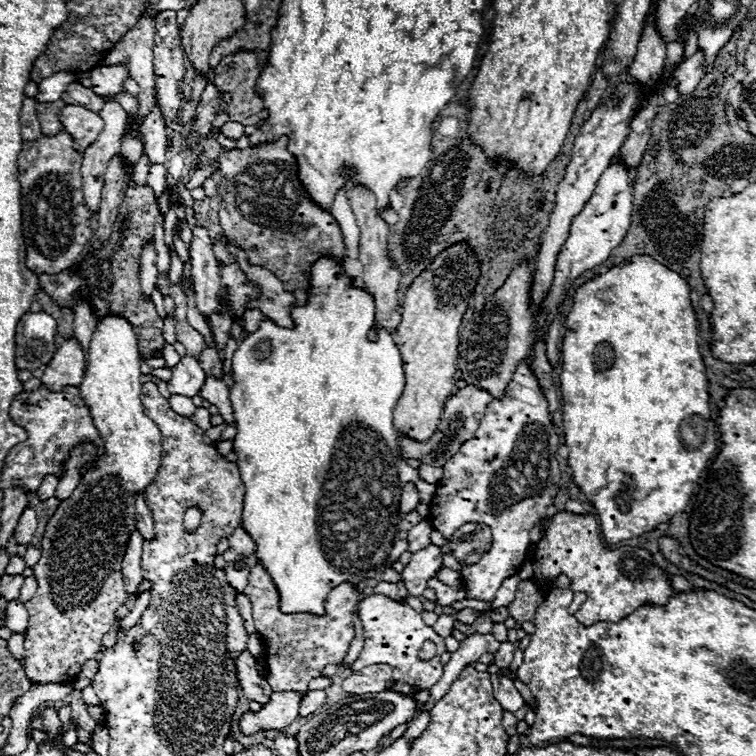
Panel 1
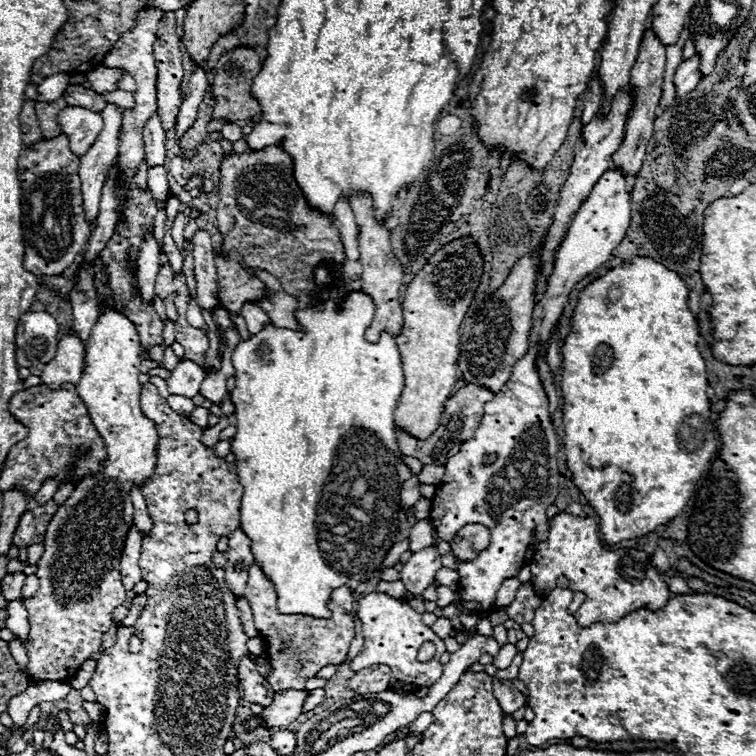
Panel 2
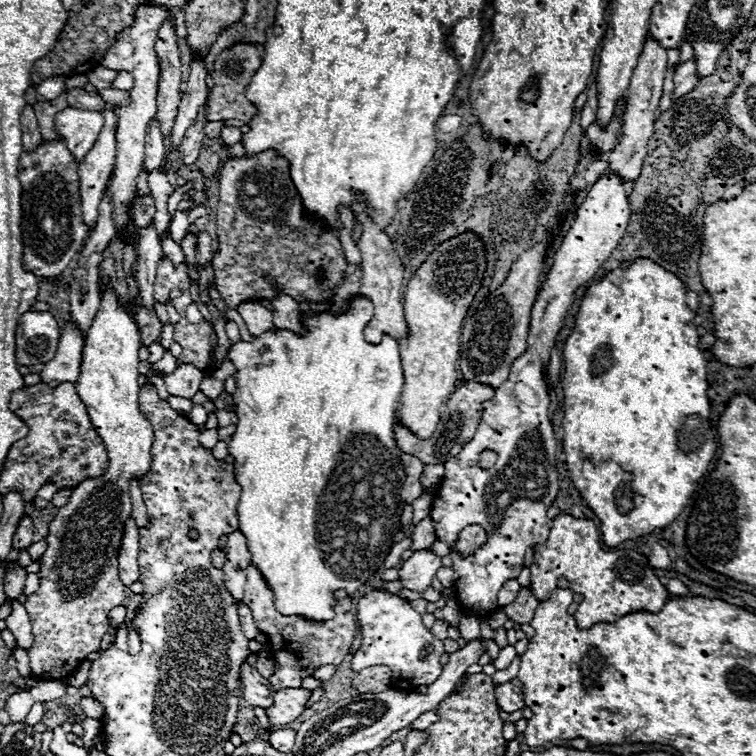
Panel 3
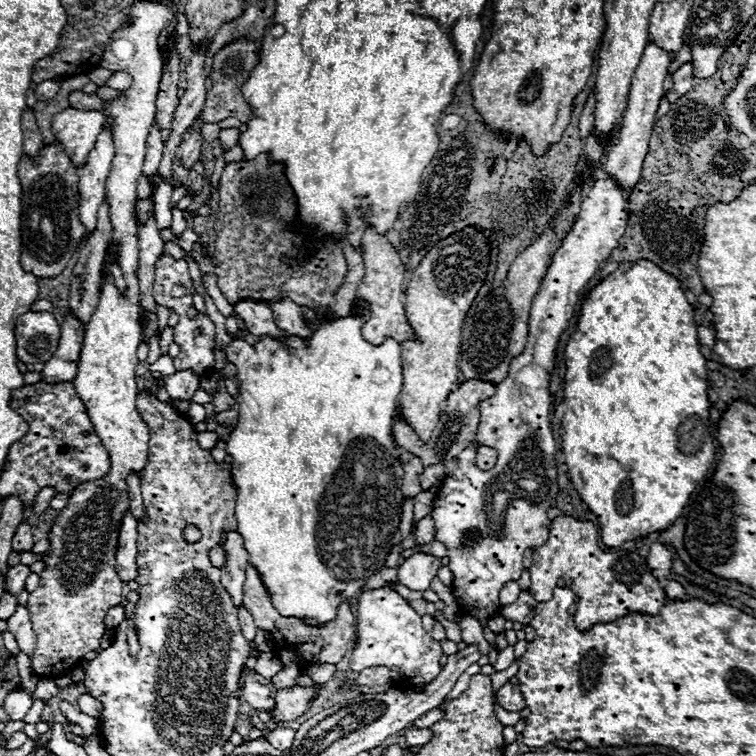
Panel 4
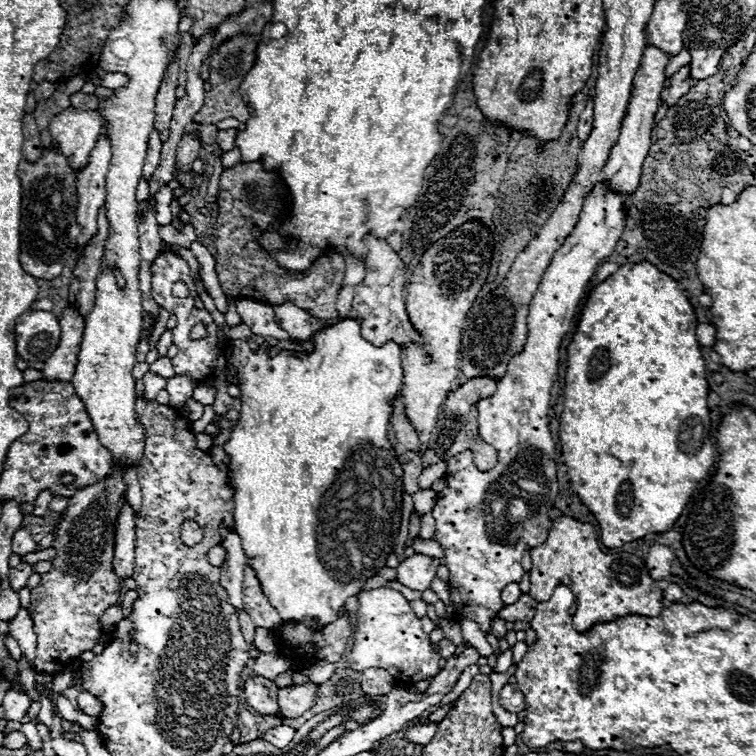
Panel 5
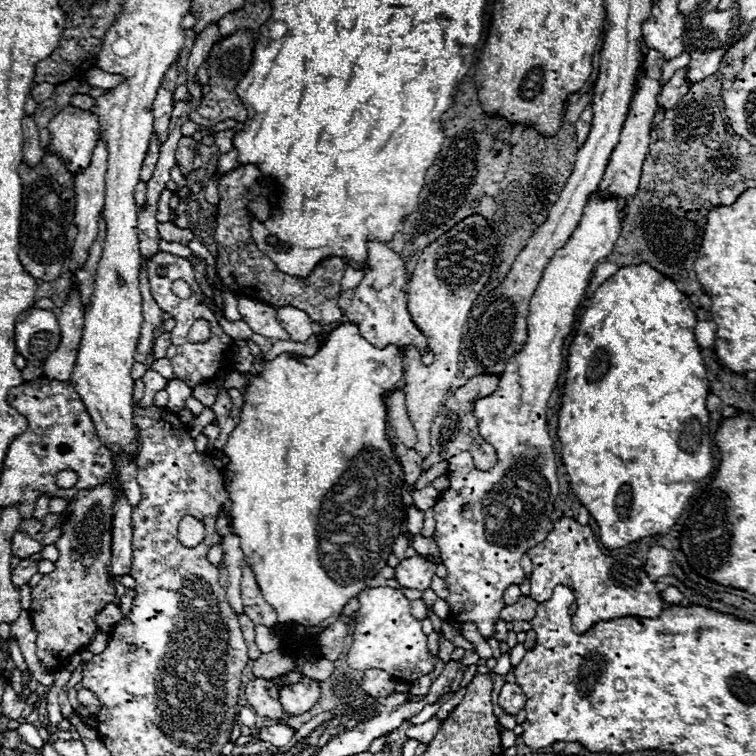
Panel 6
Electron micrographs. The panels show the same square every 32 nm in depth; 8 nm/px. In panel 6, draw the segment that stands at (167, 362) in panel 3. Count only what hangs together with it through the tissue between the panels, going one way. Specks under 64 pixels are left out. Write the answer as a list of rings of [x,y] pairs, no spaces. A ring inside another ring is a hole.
[[[160,358],[160,360],[156,360],[150,368],[152,368],[154,372],[158,372],[160,376],[164,376],[164,378],[172,378],[172,376],[174,376],[174,370],[172,370],[172,364],[170,364],[168,358]]]

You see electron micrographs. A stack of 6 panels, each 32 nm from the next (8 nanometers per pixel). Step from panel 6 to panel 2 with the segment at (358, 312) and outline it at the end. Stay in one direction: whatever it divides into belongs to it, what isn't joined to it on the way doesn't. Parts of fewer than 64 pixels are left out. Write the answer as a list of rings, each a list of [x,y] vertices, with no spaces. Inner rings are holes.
[[[352,192],[348,196],[352,212],[356,216],[356,224],[360,226],[360,262],[364,266],[362,272],[362,292],[370,294],[374,304],[376,304],[376,314],[372,320],[372,326],[366,330],[366,340],[378,342],[380,332],[386,330],[388,334],[398,334],[402,326],[402,304],[400,304],[400,286],[402,286],[402,268],[392,254],[390,248],[390,232],[384,224],[380,224],[374,218],[374,206],[372,206],[372,196],[368,192]]]

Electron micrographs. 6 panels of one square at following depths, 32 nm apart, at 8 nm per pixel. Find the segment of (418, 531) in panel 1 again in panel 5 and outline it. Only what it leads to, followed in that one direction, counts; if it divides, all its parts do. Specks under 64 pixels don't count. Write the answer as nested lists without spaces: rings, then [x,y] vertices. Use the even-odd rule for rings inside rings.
[[[424,514],[420,520],[420,532],[418,532],[420,540],[434,540],[434,518],[432,514]]]

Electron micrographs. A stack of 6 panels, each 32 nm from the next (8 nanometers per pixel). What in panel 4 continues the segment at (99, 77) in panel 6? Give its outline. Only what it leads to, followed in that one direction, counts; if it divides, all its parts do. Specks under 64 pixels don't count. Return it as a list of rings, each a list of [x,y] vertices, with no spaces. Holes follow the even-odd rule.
[[[116,72],[116,74],[108,80],[108,86],[114,88],[114,90],[126,90],[126,88],[130,88],[130,84],[132,84],[132,78],[130,78],[130,74],[126,74],[126,72]]]

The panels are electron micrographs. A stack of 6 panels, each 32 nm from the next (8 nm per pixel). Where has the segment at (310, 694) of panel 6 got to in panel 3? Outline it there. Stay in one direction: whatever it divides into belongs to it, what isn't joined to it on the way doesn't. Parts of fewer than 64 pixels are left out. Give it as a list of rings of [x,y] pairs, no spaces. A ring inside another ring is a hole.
[[[286,688],[278,690],[274,694],[274,706],[266,710],[266,716],[272,726],[286,726],[294,722],[306,708],[306,702],[310,698],[310,690],[304,688]]]

